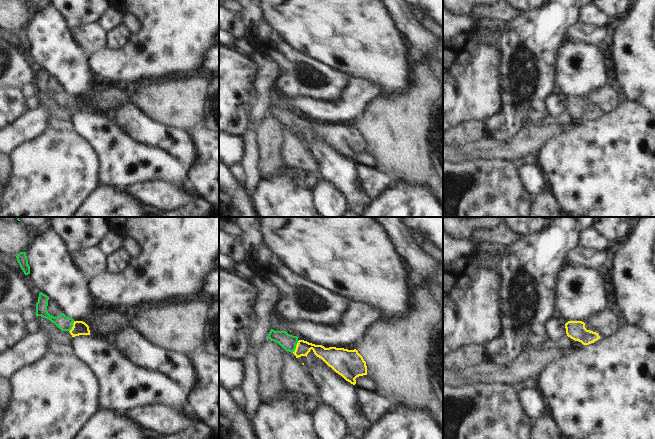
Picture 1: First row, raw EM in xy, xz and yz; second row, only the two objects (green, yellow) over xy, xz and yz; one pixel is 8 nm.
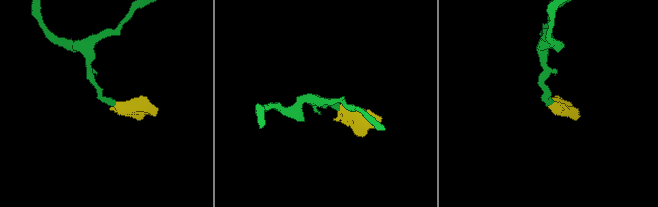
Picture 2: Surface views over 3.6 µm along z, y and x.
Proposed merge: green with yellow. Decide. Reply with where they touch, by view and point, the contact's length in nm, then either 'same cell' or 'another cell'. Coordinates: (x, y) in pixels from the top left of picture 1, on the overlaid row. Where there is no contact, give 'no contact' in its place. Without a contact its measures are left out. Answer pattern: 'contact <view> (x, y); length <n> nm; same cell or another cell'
contact xz (295, 346); length 120 nm; same cell

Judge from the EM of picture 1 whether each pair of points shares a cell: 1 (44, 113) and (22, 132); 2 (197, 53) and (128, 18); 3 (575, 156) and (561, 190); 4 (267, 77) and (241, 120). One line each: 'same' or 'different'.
1: same
2: different
3: same
4: different

